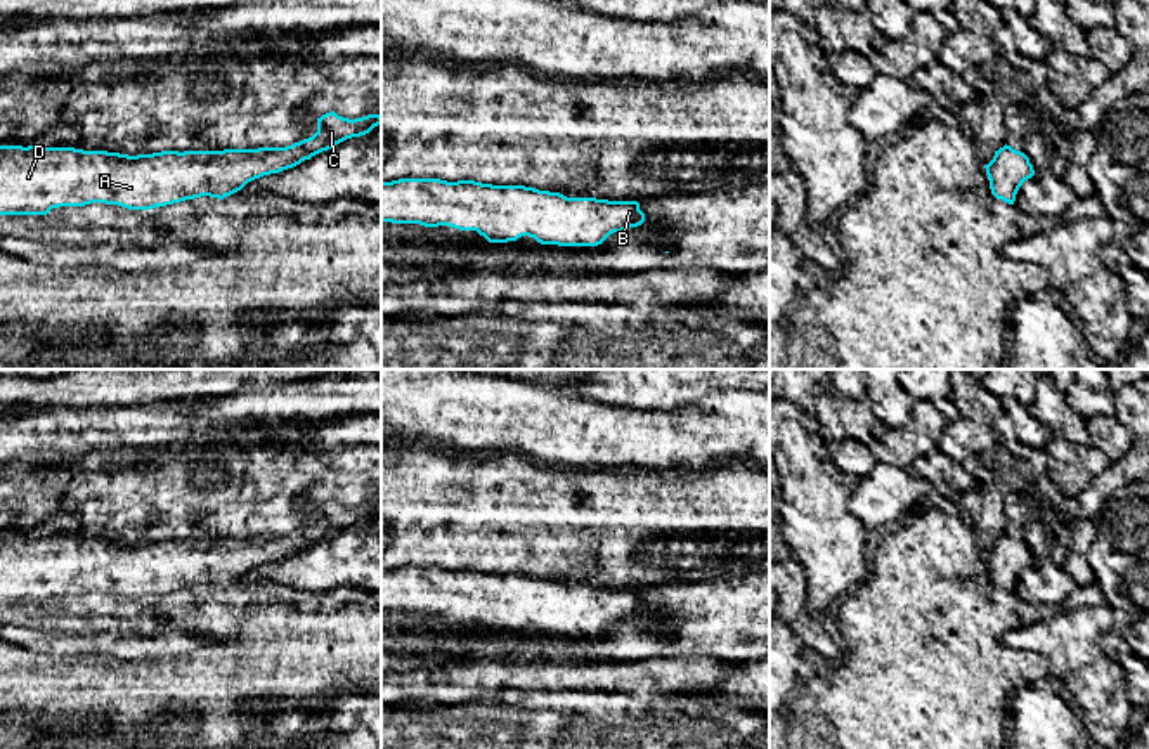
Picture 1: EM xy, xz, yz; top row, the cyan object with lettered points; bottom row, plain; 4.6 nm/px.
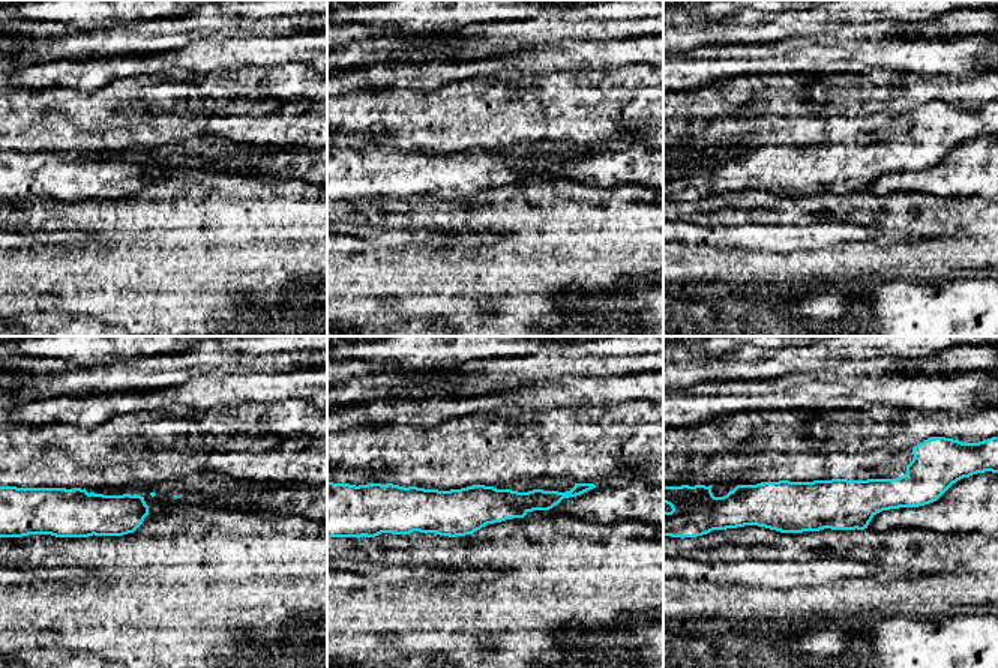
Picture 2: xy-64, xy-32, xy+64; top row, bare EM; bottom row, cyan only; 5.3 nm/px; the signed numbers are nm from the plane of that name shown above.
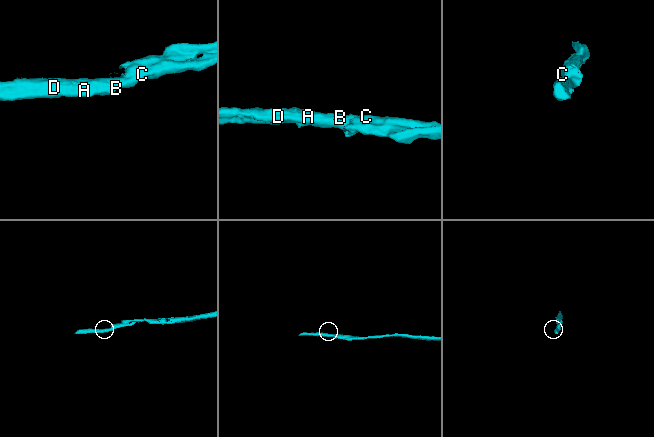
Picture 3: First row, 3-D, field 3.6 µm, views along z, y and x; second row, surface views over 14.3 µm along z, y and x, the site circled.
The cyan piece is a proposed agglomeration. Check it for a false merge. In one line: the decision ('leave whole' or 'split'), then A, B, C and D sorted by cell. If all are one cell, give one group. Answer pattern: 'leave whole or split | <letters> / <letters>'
leave whole | A B C D

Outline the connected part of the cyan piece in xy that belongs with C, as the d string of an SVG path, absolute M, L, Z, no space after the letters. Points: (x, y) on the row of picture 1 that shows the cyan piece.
M331 111L317 118L312 137L286 147L161 151L137 156L75 147L0 146L0 215L47 215L52 208L90 203L151 210L201 196L224 199L255 179L293 168L347 139L369 134L378 125L380 114L348 120Z

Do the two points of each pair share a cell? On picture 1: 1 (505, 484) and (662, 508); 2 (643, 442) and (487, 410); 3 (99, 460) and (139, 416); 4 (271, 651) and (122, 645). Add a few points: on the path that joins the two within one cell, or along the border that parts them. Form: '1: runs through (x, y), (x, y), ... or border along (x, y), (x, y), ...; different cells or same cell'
1: runs through (545, 510), (623, 510); same cell
2: runs through (605, 434), (565, 430), (525, 418); same cell
3: border along (96, 448), (85, 451); different cells
4: border along (175, 628), (186, 633), (200, 633), (205, 642); different cells

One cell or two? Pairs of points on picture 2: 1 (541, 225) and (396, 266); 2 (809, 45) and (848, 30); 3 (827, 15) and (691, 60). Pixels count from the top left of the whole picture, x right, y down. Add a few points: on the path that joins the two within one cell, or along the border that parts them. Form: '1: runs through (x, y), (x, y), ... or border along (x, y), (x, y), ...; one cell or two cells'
1: runs through (505, 261), (500, 266), (432, 266); one cell
2: runs through (818, 45), (833, 45), (839, 39); one cell
3: border along (721, 44), (703, 44), (686, 51); two cells

